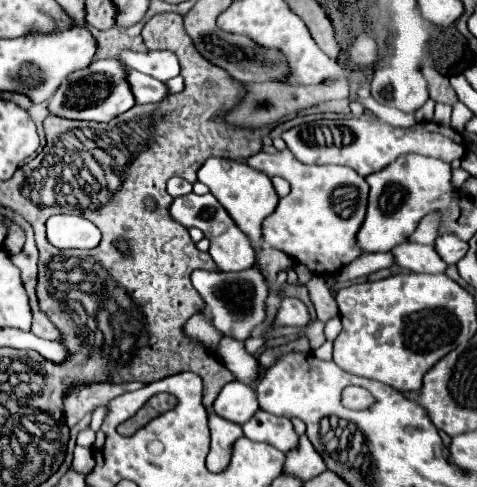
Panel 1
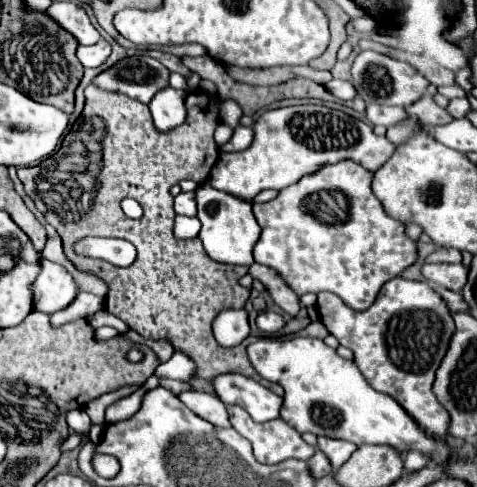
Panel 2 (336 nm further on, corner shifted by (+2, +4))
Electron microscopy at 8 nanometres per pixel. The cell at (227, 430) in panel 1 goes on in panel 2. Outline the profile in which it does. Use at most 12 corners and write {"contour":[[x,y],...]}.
{"contour":[[194,390],[178,398],[206,422],[228,428],[228,412],[218,396]]}

